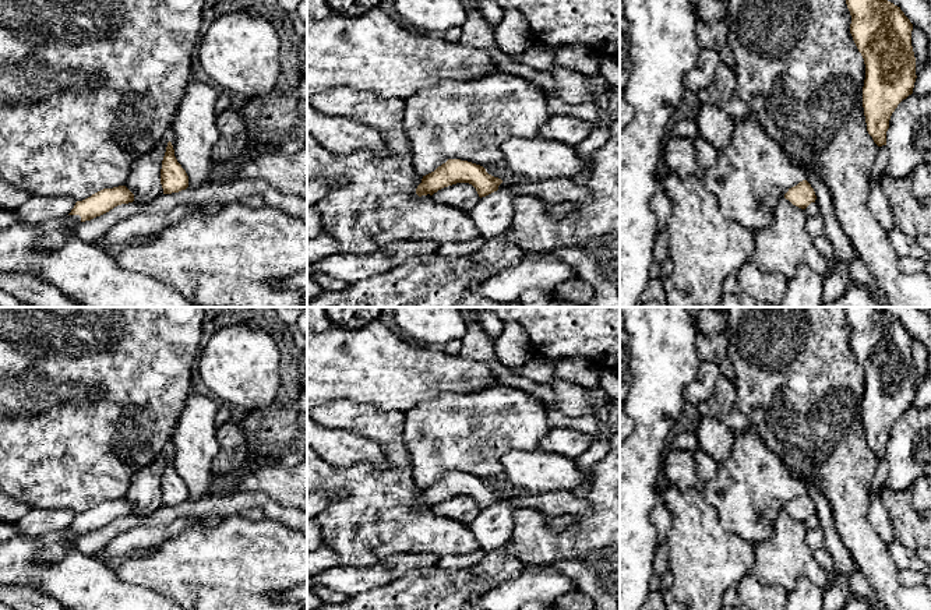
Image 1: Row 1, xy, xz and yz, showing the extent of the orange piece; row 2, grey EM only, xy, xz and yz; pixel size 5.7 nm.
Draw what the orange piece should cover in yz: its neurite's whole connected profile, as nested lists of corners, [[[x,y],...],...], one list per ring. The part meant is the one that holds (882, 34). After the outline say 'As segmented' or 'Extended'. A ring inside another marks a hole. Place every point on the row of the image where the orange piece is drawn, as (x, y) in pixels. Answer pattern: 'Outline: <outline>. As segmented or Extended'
Outline: [[[846,0],[851,15],[850,34],[865,64],[863,107],[867,131],[878,147],[886,145],[889,120],[898,105],[913,94],[916,57],[911,46],[913,24],[888,0]]]. As segmented

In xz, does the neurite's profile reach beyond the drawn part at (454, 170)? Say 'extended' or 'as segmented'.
as segmented

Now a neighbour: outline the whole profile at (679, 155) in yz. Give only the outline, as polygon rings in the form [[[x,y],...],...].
[[[667,137],[662,151],[662,159],[670,173],[680,177],[699,174],[694,140]]]

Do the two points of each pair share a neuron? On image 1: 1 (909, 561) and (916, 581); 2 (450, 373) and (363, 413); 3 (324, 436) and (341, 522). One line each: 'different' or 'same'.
1: different
2: different
3: different

